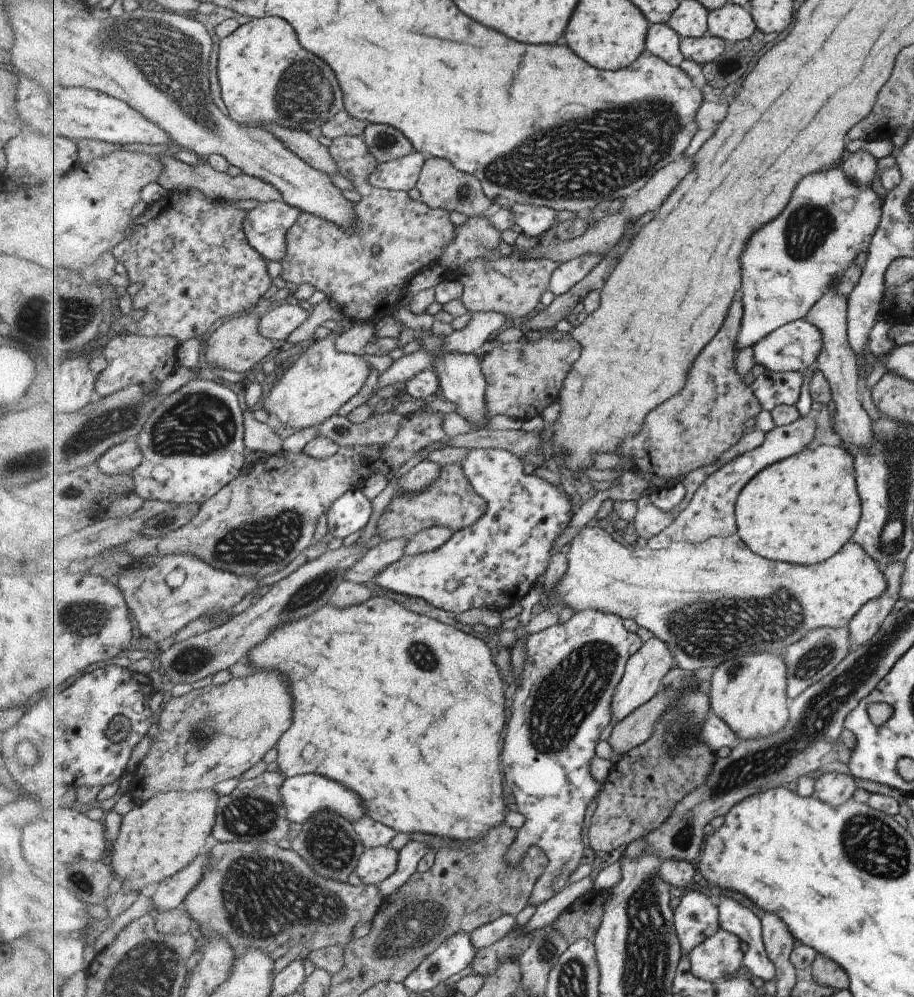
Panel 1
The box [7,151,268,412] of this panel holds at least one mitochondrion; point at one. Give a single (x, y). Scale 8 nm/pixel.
(67, 318)

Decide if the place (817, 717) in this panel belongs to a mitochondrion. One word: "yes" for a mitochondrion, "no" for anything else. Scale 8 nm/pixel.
yes

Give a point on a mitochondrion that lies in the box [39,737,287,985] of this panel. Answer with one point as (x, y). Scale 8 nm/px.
(249, 815)

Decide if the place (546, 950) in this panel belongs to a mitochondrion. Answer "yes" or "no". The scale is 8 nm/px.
yes

